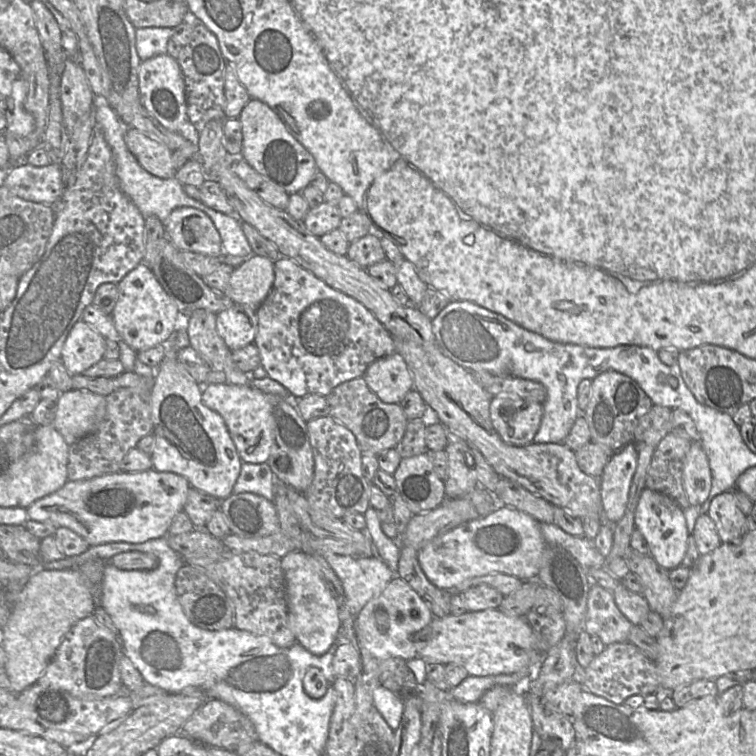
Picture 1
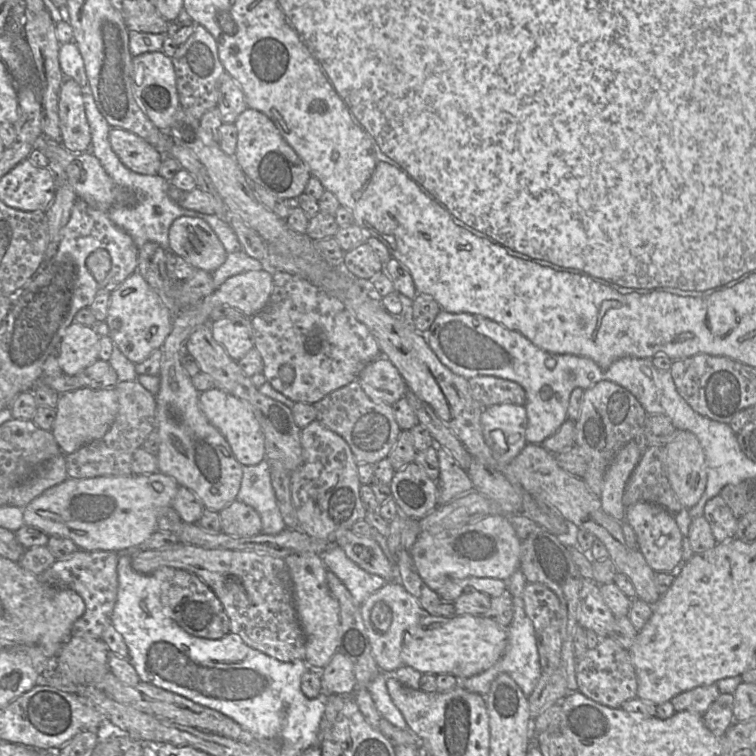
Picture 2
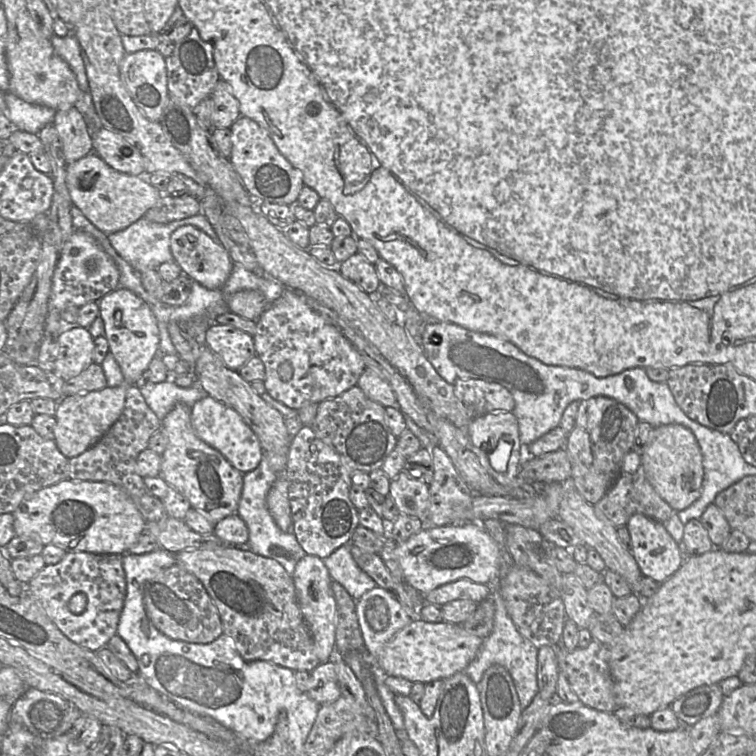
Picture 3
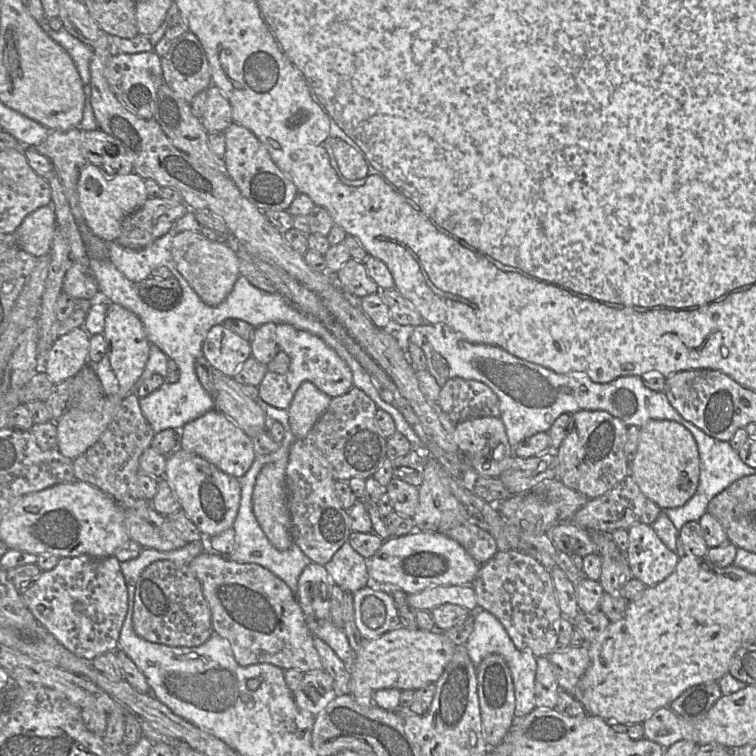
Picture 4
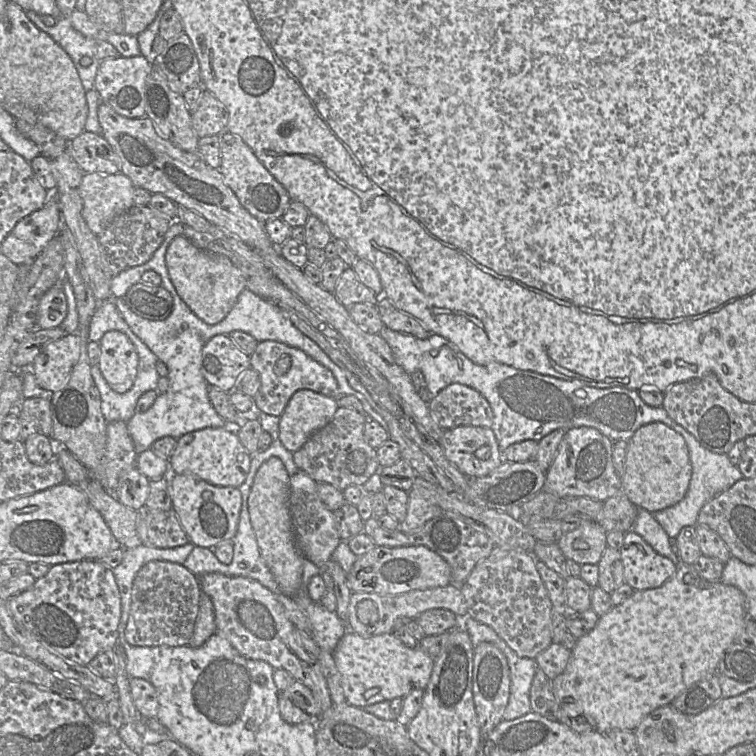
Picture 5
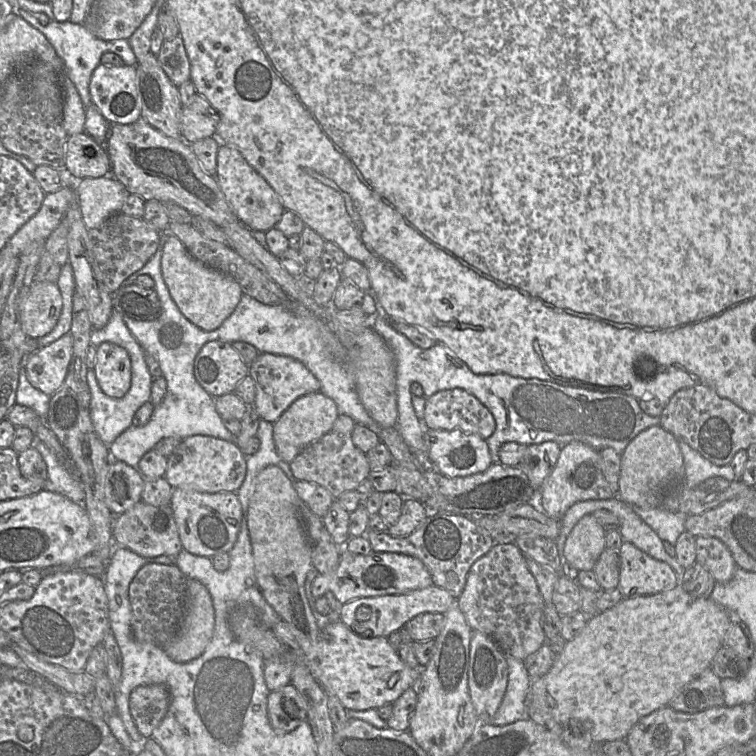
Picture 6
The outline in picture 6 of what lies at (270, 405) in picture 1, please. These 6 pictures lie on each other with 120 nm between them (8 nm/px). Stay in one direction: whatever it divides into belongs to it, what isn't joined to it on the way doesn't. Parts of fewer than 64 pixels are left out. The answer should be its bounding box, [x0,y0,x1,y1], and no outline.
[164,435,246,494]

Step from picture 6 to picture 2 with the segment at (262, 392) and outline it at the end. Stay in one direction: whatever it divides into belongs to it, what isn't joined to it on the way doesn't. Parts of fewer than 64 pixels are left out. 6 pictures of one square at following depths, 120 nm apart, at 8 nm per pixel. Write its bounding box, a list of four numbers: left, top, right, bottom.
[251,271,381,404]

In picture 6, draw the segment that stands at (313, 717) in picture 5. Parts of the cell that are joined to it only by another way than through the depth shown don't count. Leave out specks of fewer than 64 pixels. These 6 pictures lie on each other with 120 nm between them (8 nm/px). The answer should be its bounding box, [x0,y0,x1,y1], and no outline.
[267,683,307,733]

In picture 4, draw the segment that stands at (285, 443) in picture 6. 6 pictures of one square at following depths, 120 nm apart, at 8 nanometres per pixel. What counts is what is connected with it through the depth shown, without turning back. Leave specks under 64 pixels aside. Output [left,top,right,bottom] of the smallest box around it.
[289,382,331,439]

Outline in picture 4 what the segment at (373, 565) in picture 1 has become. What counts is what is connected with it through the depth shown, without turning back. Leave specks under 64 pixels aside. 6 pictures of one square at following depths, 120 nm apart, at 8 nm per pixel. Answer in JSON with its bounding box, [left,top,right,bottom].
[324,541,370,593]

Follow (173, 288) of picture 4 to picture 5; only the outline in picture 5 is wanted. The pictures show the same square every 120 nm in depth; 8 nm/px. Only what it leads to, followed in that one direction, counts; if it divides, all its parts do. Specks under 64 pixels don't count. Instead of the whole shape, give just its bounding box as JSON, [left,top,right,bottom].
[121,282,173,319]

